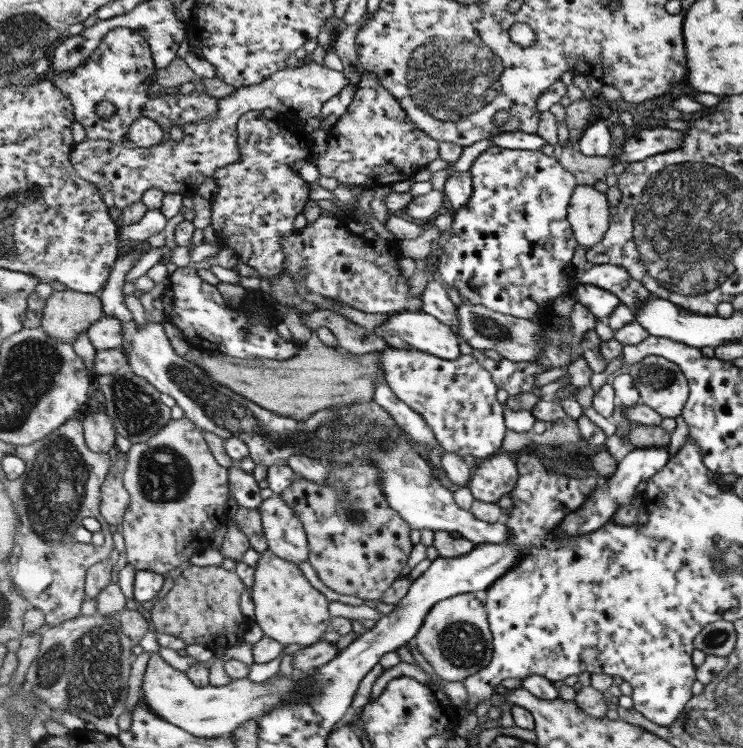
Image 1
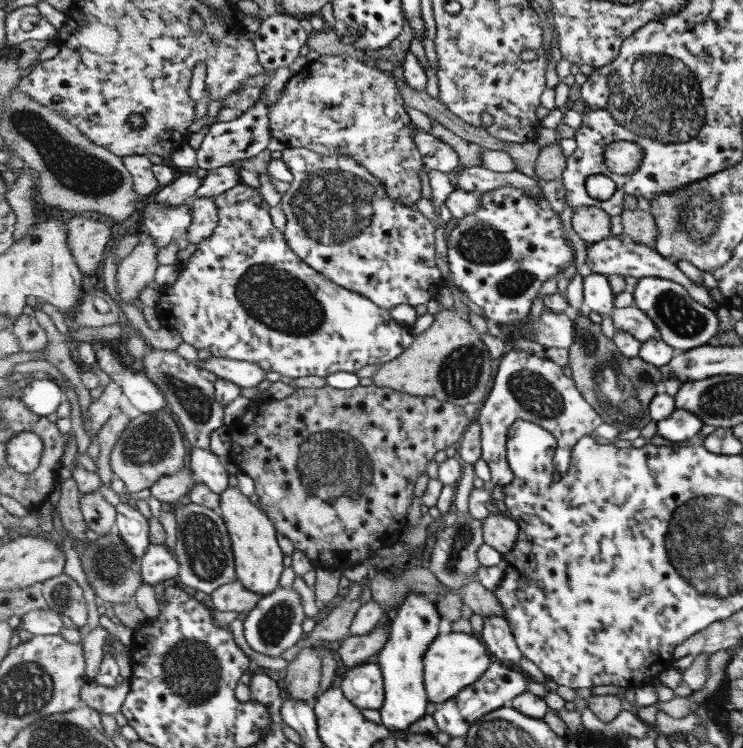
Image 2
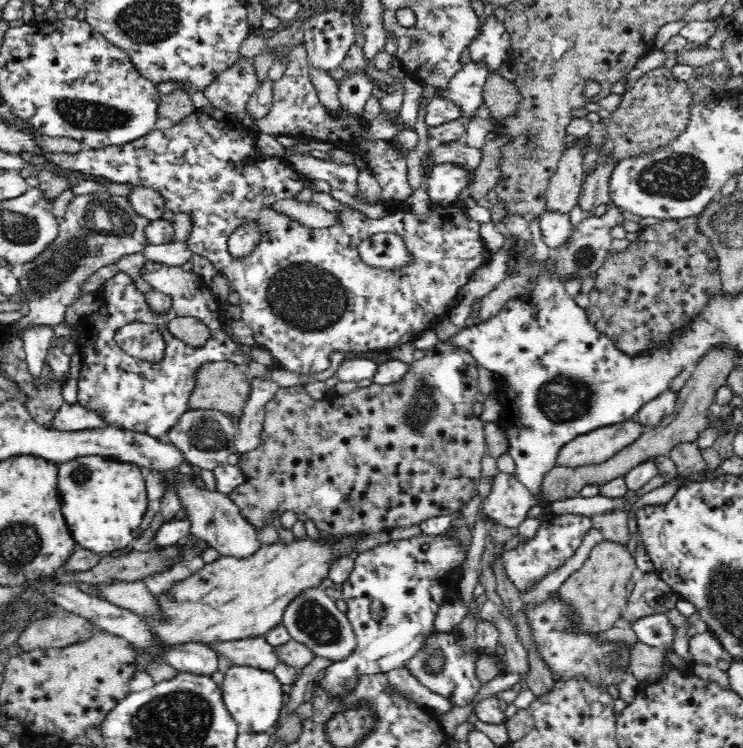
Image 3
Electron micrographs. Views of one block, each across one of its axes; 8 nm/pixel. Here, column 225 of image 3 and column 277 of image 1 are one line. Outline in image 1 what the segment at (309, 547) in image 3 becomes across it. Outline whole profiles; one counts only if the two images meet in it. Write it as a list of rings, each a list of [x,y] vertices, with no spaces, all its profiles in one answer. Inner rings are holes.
[[[261,552],[258,555],[255,584],[250,596],[254,606],[253,621],[263,636],[275,638],[285,647],[291,644],[298,644],[302,648],[314,646],[322,641],[323,634],[331,628],[332,616],[325,594],[311,586],[298,565],[271,552]]]

